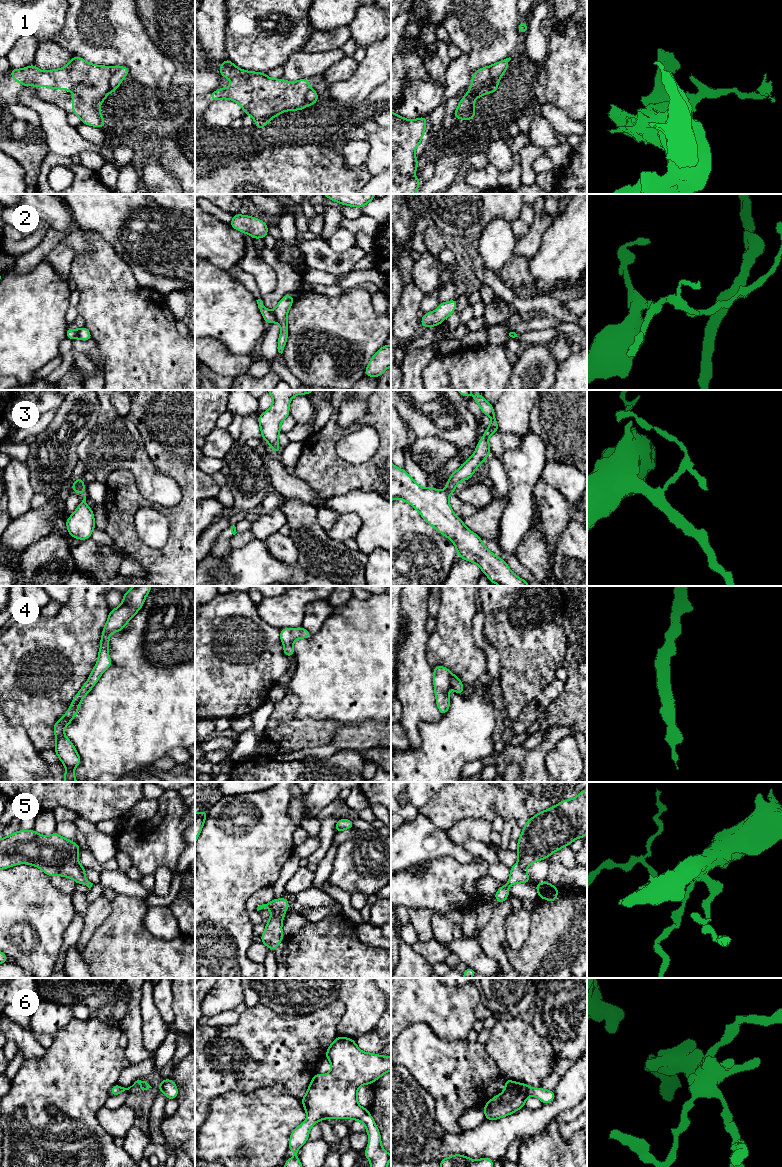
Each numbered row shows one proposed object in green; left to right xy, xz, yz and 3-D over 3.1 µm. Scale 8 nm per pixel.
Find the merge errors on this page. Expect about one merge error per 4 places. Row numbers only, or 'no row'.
2, 3

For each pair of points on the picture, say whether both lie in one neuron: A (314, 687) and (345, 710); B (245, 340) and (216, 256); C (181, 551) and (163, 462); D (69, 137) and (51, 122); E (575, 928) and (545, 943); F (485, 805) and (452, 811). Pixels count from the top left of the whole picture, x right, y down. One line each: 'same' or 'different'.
A: same
B: different
C: same
D: same
E: same
F: same

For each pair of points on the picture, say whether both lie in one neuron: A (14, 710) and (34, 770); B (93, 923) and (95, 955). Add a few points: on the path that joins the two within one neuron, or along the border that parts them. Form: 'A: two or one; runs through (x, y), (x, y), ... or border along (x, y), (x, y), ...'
A: two; border along (10, 724), (21, 726), (33, 745)
B: two; border along (109, 914), (96, 929), (82, 951)

